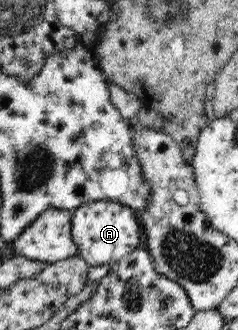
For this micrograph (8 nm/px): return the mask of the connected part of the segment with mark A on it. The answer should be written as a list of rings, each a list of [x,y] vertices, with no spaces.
[[[96,200],[72,211],[72,238],[78,247],[79,257],[90,266],[114,264],[141,248],[141,222],[138,212],[118,202]]]

